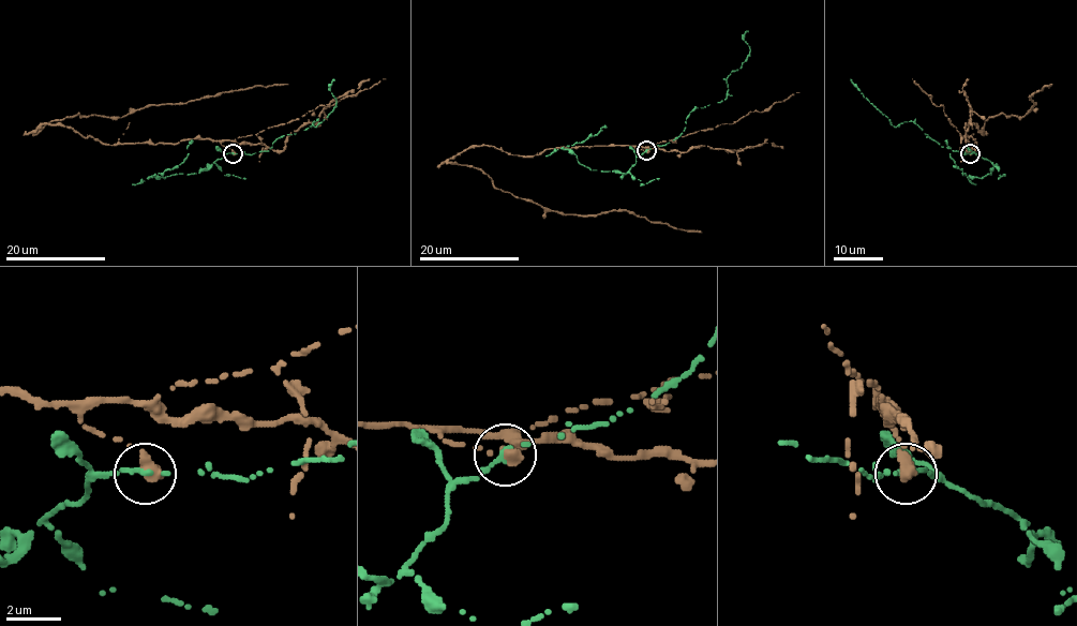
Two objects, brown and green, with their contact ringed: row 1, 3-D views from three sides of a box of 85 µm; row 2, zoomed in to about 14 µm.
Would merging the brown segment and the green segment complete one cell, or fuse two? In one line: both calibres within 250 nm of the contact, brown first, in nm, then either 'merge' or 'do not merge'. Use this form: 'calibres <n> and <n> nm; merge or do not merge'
calibres 480 and 260 nm; do not merge

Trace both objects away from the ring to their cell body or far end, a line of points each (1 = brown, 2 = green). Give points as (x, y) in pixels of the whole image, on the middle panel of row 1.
1: (646, 151), (520, 155), (484, 145), (448, 161), (559, 213), (629, 210), (701, 232)
2: (646, 151), (679, 135), (697, 107), (724, 100), (726, 79), (749, 53), (744, 41), (748, 30)

